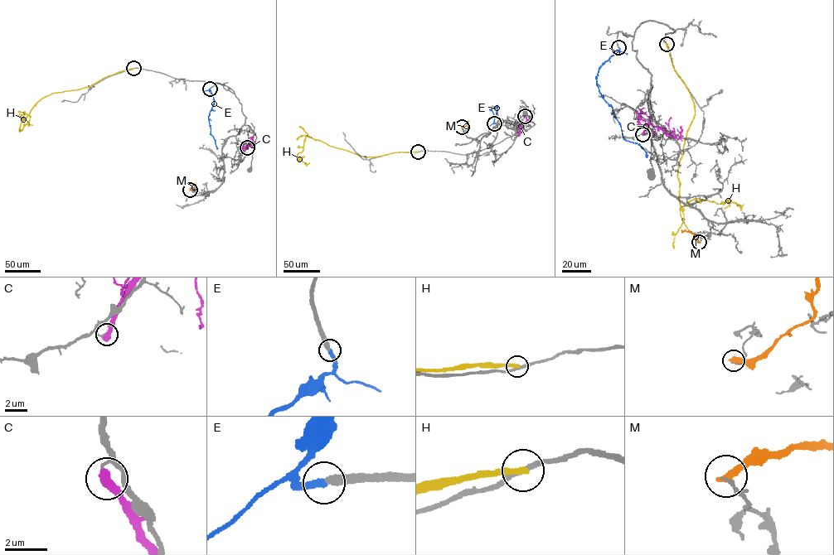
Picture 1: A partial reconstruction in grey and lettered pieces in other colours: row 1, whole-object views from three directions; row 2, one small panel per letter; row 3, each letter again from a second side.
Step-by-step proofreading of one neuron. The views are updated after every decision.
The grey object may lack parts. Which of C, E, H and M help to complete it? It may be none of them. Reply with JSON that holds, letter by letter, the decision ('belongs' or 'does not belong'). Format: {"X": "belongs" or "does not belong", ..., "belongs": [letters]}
{"C": "does not belong", "E": "belongs", "H": "does not belong", "M": "does not belong", "belongs": ["E"]}

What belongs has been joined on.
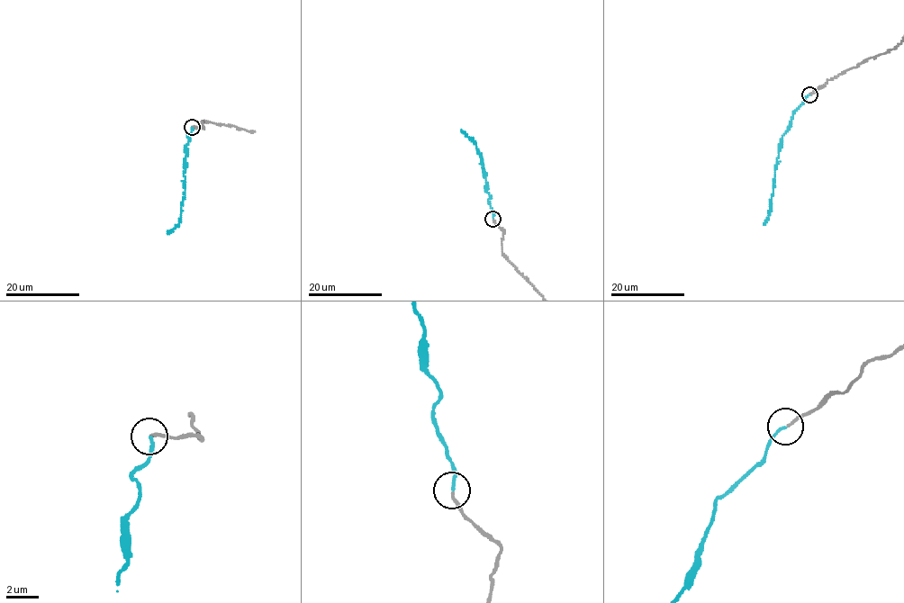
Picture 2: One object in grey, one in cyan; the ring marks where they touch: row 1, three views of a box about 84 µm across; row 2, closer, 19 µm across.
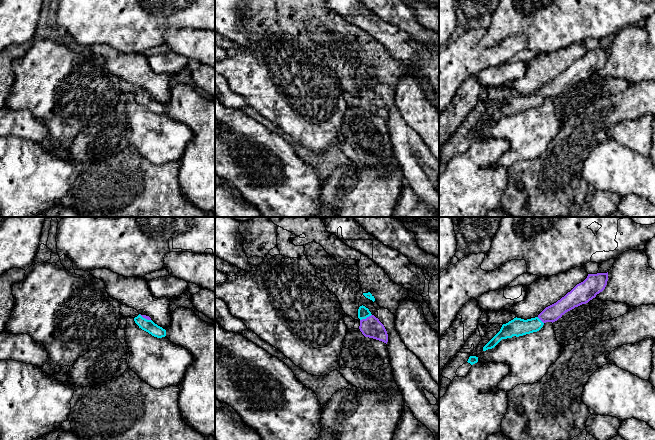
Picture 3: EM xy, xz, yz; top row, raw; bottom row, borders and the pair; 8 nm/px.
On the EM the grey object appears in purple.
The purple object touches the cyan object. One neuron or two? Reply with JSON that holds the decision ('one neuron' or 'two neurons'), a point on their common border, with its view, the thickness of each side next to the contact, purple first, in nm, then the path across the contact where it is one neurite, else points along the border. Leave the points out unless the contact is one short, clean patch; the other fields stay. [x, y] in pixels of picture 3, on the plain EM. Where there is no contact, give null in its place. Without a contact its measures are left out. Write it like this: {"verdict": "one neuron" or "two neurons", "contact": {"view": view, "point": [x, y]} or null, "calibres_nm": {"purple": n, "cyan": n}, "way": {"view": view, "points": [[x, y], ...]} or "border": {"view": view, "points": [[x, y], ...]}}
{"verdict": "one neuron", "contact": {"view": "xz", "point": [366, 94]}, "calibres_nm": {"purple": 170, "cyan": 90}, "way": {"view": "xz", "points": [[371, 103], [366, 94], [363, 88]]}}

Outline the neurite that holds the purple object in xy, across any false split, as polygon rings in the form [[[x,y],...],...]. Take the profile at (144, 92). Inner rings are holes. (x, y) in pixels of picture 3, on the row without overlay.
[[[139,90],[134,94],[134,97],[139,104],[148,108],[154,113],[162,114],[166,112],[166,106],[155,100],[149,92]]]

